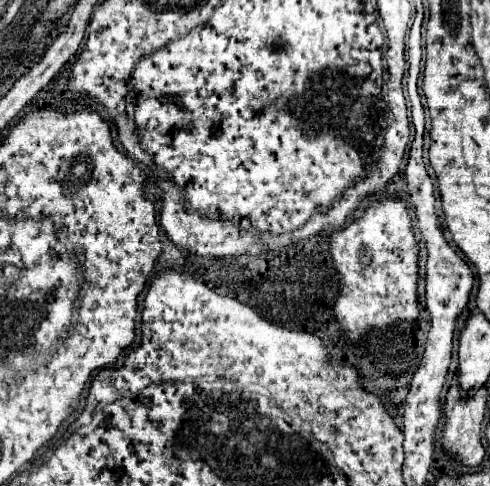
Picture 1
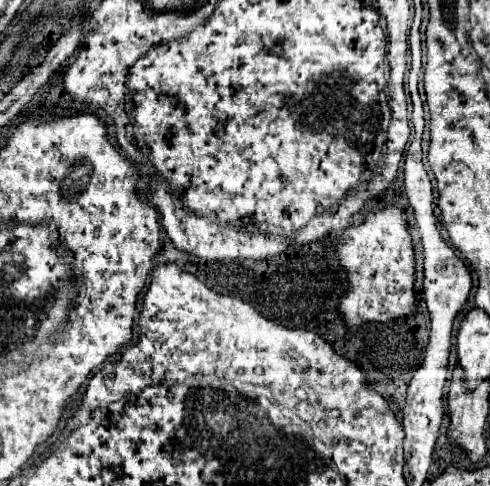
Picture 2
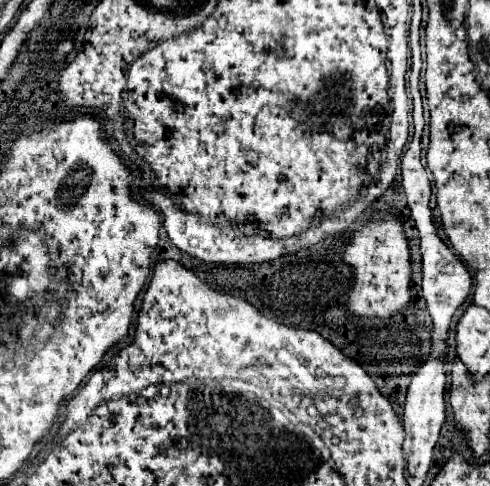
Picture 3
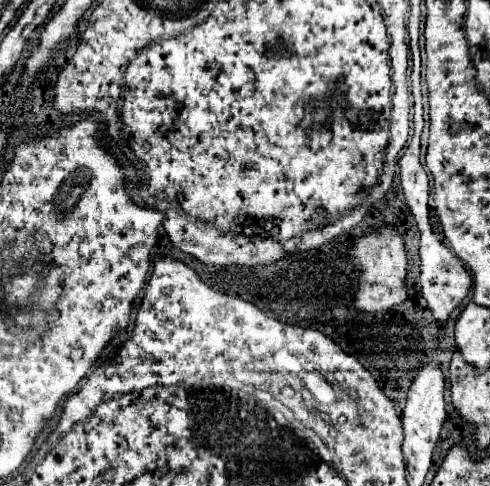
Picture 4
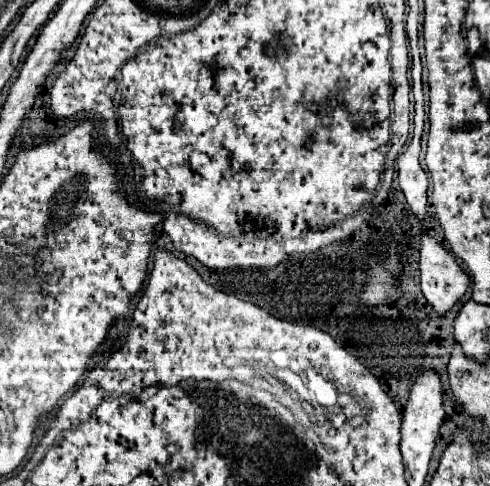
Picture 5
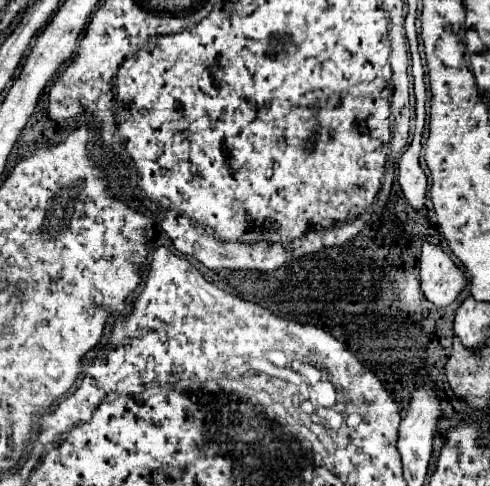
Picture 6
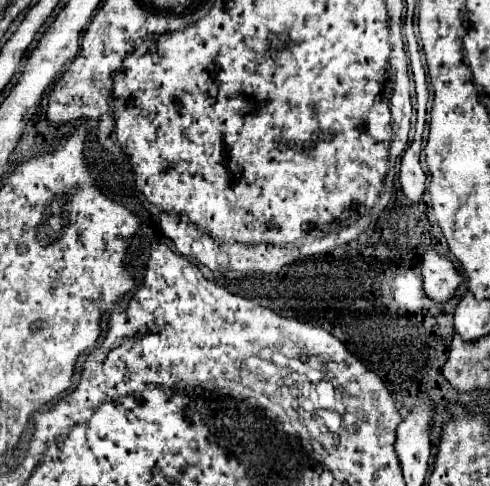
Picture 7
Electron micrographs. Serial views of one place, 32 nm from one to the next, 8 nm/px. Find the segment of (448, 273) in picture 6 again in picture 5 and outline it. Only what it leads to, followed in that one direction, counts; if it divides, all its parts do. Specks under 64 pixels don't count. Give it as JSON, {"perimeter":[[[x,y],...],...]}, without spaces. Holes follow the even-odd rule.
{"perimeter":[[[422,236],[420,244],[420,286],[426,300],[438,314],[446,314],[468,290],[470,278],[454,256],[434,238]]]}

